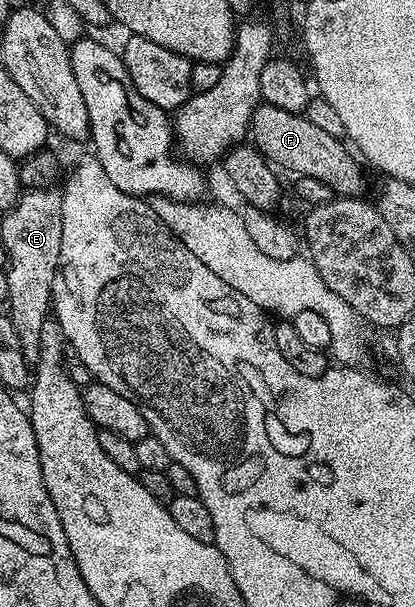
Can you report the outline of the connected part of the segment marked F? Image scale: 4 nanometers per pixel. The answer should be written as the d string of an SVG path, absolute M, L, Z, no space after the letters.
M260 102L251 118L249 139L268 163L292 171L292 176L317 177L317 181L329 185L331 192L339 197L359 197L364 194L363 190L367 187L367 179L363 176L364 164L352 154L343 139L334 139L329 137L329 133L317 129L306 114L289 113L285 109L277 109L277 105Z

